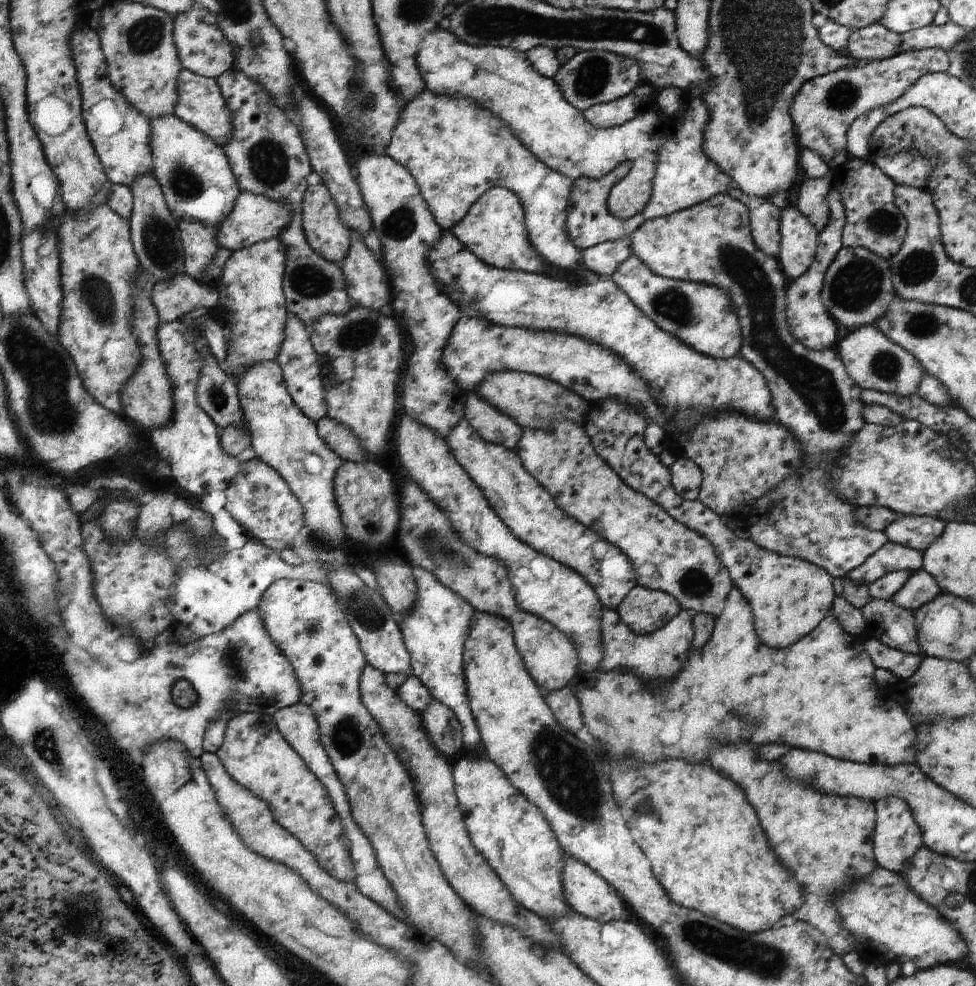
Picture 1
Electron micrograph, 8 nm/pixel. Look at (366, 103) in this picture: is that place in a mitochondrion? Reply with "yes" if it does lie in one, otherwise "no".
yes

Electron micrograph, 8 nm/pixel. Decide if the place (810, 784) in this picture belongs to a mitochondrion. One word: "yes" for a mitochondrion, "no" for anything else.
no

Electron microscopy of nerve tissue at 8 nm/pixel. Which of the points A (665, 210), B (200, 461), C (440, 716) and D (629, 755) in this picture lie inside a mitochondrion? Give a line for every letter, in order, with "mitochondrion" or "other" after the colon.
A: other
B: other
C: mitochondrion
D: mitochondrion

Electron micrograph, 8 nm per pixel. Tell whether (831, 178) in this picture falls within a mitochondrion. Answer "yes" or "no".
no

